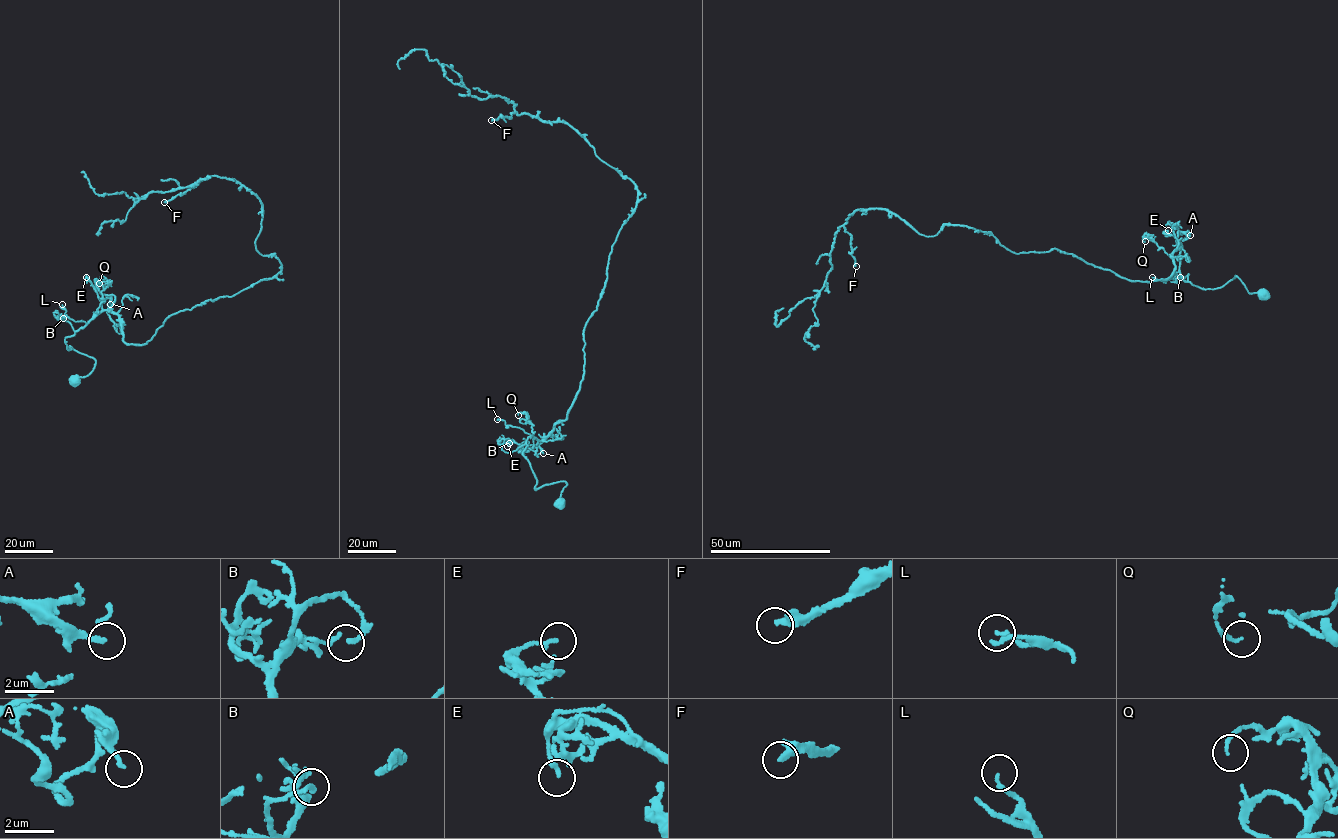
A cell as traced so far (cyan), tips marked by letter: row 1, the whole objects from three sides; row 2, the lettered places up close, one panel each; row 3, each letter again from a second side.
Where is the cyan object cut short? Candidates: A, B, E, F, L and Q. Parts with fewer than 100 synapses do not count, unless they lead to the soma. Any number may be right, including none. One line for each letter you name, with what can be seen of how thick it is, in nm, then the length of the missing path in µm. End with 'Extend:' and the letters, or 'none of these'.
F: Thickness 340 nm. Missing length about 50 µm
Extend: F

